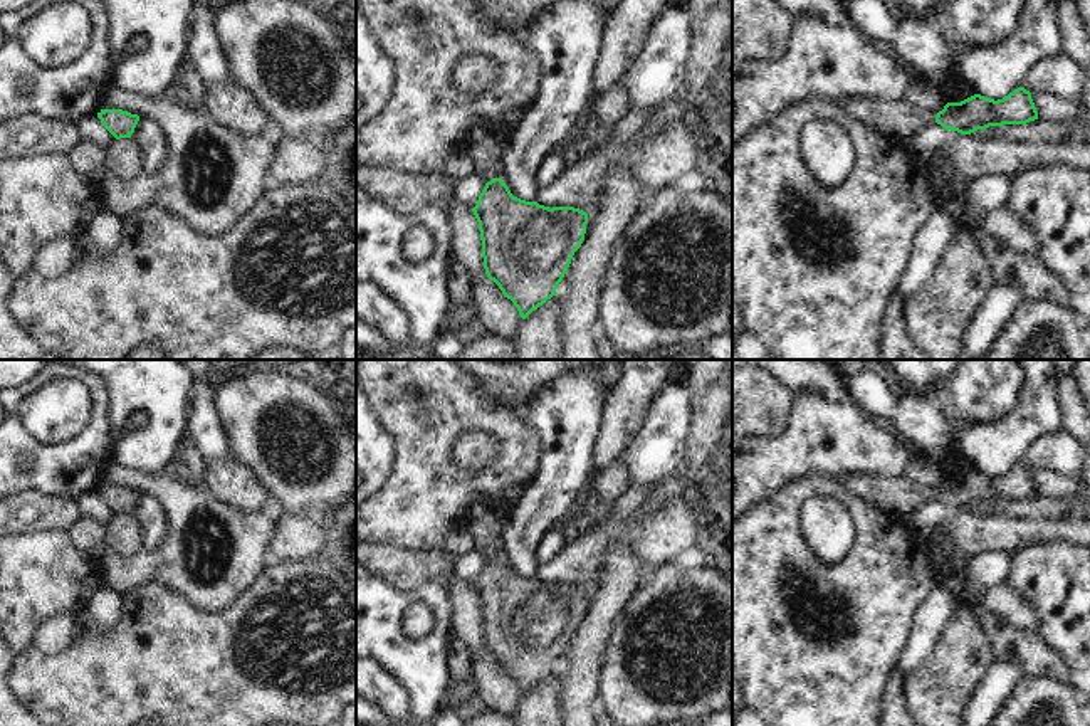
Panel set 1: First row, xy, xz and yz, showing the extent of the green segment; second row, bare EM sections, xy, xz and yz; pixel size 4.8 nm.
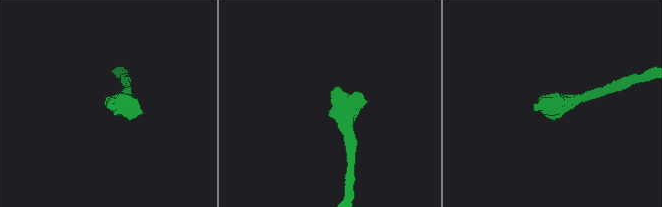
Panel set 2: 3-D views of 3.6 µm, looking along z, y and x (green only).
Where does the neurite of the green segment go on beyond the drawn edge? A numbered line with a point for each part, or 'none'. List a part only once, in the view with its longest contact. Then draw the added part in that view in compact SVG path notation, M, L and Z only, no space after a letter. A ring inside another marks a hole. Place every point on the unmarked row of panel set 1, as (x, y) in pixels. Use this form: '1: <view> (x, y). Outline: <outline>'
1: xz (482, 521). Outline: M475 494L462 519L462 529L467 534L467 548L477 551L484 560L500 555L507 561L500 541L502 526L504 511L499 509L497 502Z

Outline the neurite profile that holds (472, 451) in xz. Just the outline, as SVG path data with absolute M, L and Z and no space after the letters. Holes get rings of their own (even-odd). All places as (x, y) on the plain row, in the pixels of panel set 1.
M465 434L453 445L453 462L459 469L482 469L495 452L495 440L490 434Z

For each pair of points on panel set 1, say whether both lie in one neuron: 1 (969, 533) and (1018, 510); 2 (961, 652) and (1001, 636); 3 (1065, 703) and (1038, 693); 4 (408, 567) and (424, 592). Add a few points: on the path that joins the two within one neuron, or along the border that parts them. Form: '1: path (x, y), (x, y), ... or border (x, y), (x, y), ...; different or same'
1: border (971, 510), (981, 515), (1045, 520); different
2: border (969, 605), (998, 661); different
3: path (1058, 703), (1045, 698); same
4: border (382, 577), (397, 589), (442, 577), (450, 610); different

